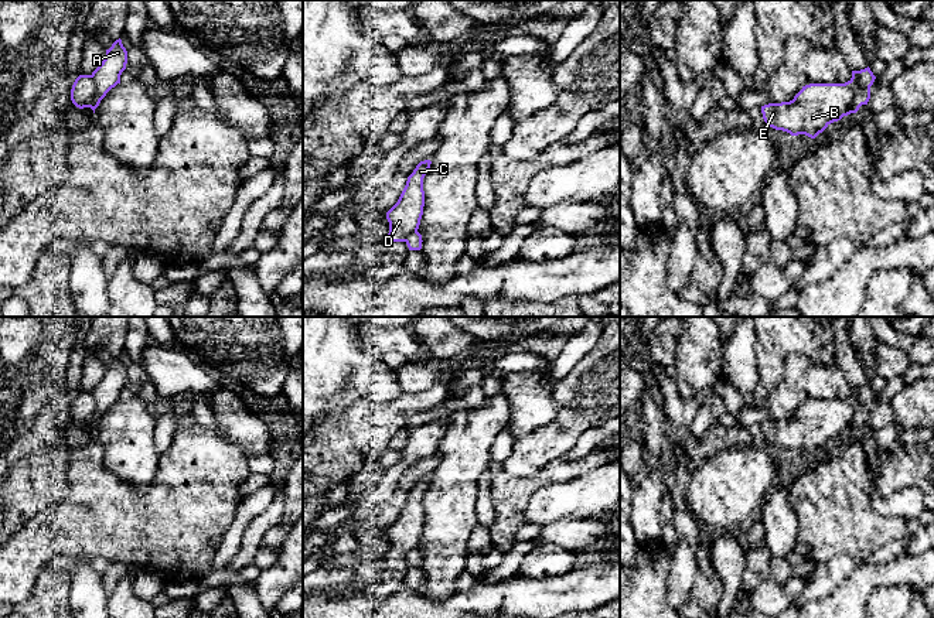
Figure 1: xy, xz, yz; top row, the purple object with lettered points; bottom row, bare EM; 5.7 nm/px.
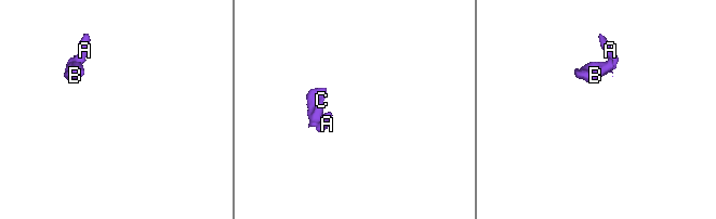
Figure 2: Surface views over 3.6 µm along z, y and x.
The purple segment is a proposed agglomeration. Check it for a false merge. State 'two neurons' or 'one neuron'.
two neurons

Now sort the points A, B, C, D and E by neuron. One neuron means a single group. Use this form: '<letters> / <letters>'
A / B C D E

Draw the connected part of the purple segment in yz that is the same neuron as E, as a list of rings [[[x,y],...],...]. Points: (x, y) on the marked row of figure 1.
[[[809,83],[790,102],[761,106],[763,119],[768,127],[791,136],[805,134],[815,139],[831,123],[853,113],[856,85]]]

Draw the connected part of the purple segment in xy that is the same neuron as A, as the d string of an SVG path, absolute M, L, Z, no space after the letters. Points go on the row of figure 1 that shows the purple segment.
M119 38L106 49L105 59L91 75L95 83L95 96L91 102L93 113L106 93L120 83L120 75L126 69L126 64L127 51Z

